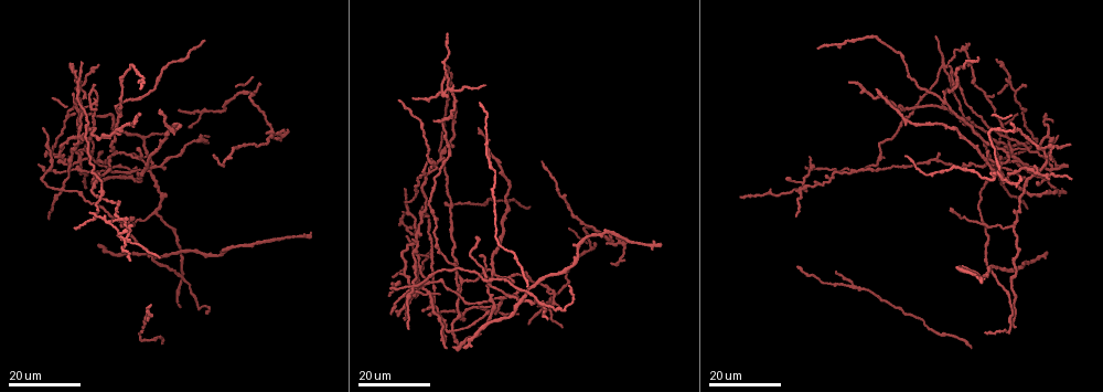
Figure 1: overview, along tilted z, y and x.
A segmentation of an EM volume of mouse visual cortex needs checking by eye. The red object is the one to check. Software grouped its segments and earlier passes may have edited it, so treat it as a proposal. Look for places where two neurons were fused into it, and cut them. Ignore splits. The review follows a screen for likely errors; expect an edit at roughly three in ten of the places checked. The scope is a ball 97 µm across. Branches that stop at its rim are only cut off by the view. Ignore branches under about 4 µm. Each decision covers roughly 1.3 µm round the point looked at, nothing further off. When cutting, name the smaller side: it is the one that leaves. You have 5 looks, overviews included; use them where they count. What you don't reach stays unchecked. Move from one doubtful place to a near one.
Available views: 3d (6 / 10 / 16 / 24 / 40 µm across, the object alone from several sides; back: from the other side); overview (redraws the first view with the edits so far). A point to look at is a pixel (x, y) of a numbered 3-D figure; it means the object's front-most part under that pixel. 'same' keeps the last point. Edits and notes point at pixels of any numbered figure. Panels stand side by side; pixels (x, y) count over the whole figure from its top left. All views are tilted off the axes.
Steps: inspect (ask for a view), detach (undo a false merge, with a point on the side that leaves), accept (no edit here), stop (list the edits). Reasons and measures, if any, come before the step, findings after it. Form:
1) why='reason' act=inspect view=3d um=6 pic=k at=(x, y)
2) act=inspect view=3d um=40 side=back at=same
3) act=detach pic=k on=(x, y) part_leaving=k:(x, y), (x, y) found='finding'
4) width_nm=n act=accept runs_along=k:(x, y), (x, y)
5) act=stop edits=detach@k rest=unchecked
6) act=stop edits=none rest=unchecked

why='a fork' act=inspect view=3d um=16 pic=1 at=(464, 283)

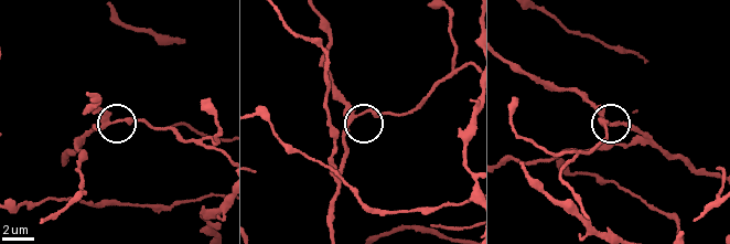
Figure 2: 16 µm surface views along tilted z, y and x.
act=inspect view=3d um=10 pic=2 at=(353, 113)

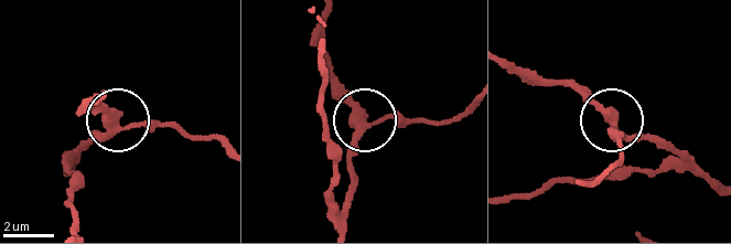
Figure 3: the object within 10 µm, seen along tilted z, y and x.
arms=3 act=accept found='all the same neuron'

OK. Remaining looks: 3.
why='three-way junction' act=inspect view=3d um=16 pic=1 at=(852, 286)

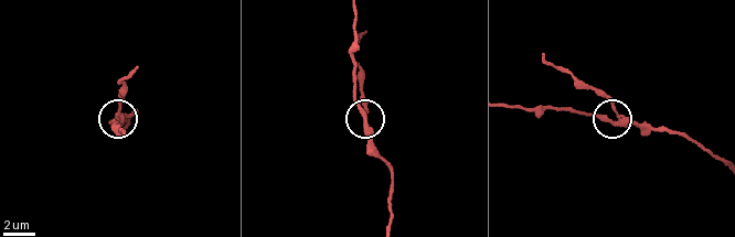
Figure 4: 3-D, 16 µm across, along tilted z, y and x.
why='closer look' act=inspect view=3d um=6 pic=4 at=(118, 108)

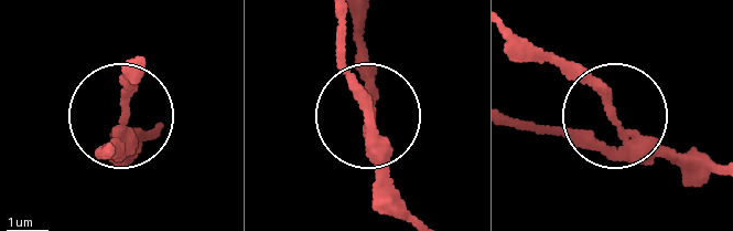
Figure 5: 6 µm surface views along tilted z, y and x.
width_nm=220 act=accept runs_along=5:(718, 170), (639, 143), (538, 46) found='all the same neuron'

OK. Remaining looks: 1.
act=stop edits=none rest=unchecked

